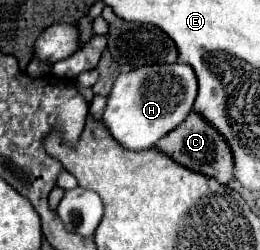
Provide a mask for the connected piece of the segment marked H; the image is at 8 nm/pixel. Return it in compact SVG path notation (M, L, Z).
M182 63L136 67L134 71L122 73L114 81L106 101L102 123L116 143L130 151L144 151L186 119L186 115L192 111L194 99L196 75L192 67Z

